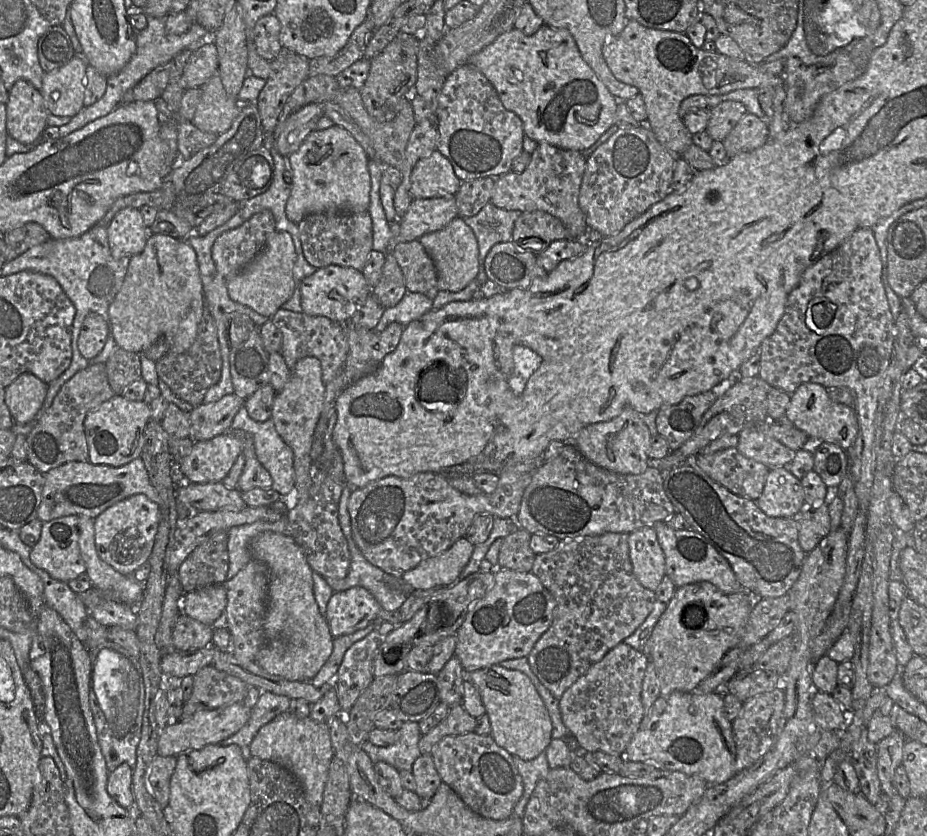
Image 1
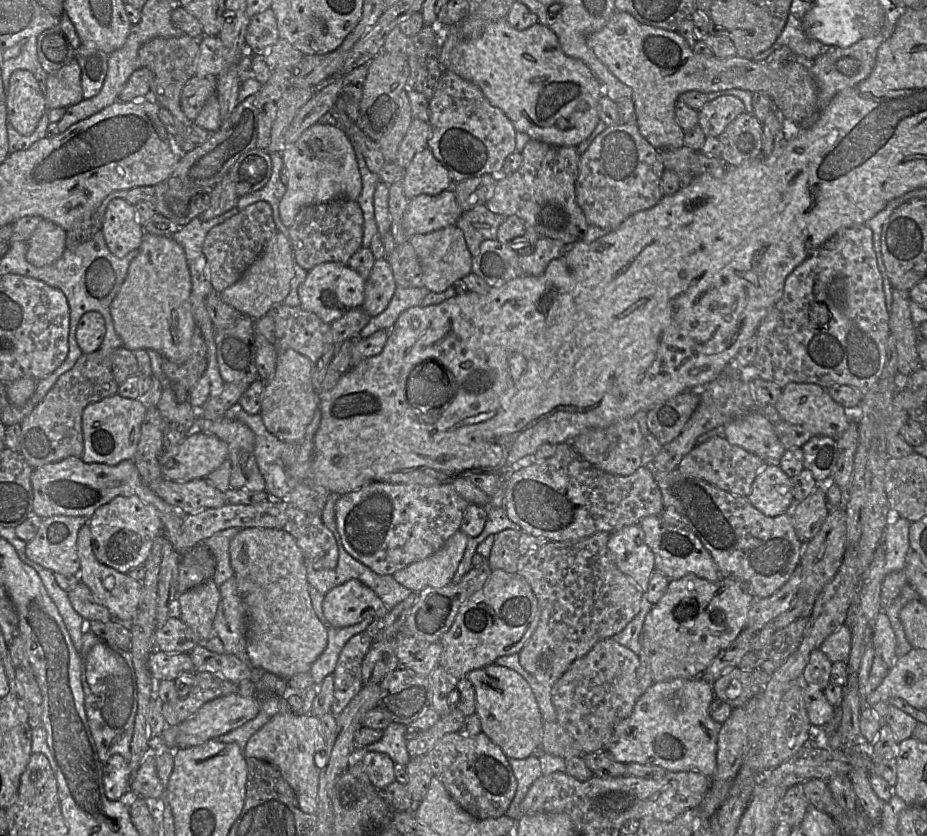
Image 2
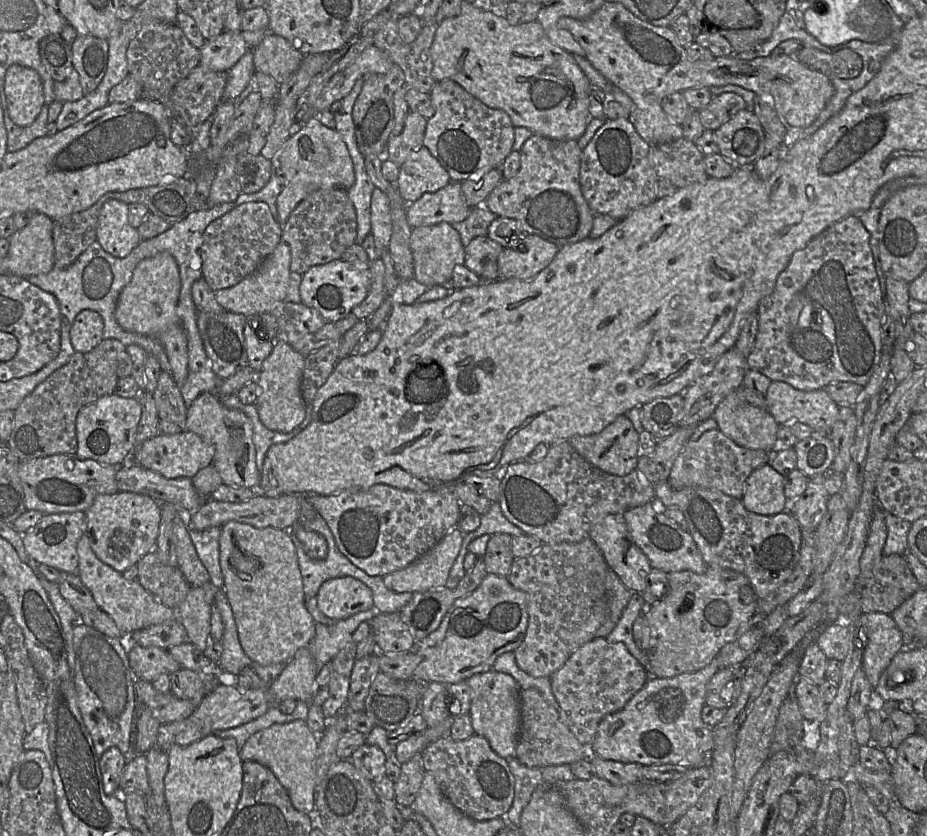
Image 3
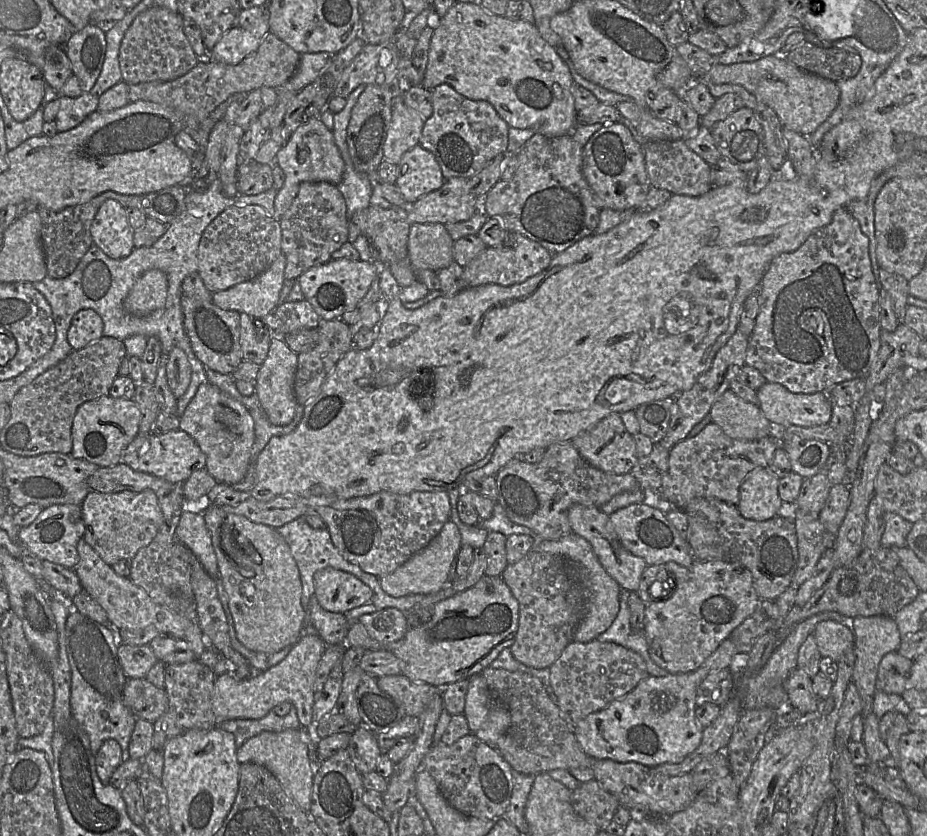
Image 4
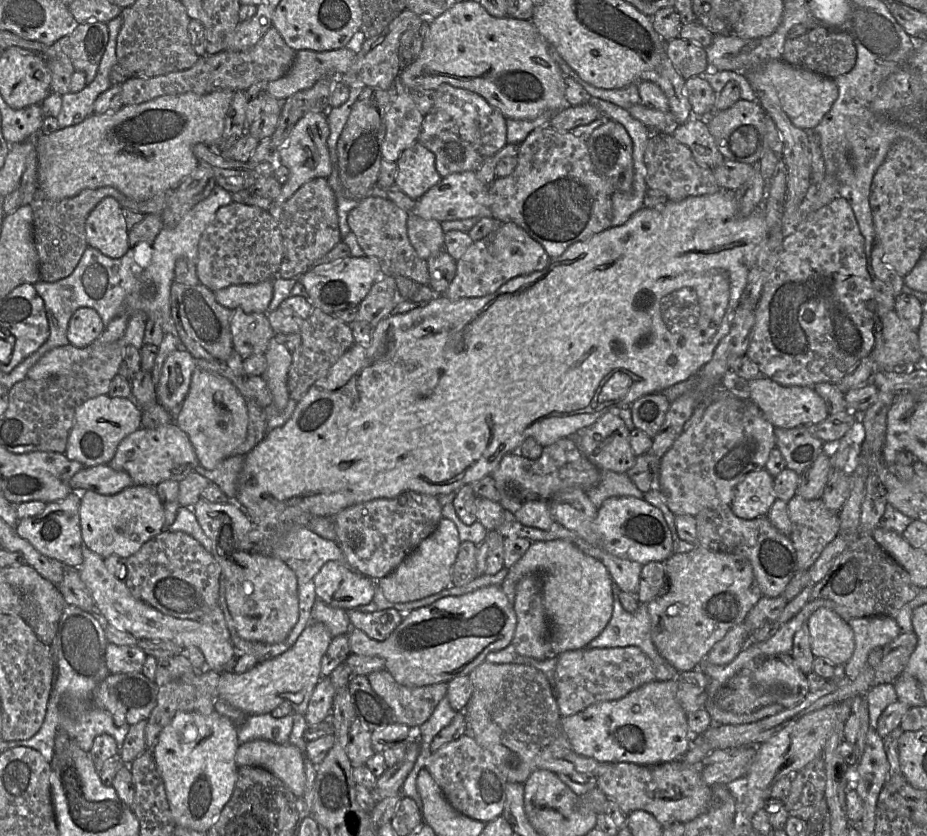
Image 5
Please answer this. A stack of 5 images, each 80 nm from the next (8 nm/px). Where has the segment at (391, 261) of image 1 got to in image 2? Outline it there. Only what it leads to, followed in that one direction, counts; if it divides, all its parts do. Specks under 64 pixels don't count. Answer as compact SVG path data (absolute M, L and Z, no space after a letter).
M386 259L376 260L365 285L361 308L371 317L379 315L389 305L397 284L391 265Z

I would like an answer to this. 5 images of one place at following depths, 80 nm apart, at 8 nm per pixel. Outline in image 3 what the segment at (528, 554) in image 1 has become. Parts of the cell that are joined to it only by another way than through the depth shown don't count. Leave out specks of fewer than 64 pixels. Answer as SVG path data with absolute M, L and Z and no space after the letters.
M506 533L491 535L487 543L484 560L488 574L507 577L514 561L512 537Z

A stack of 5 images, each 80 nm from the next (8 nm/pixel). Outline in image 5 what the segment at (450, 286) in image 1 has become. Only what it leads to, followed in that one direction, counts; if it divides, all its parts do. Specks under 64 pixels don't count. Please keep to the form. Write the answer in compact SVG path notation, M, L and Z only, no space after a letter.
M408 212L408 238L418 256L424 260L444 250L444 231L439 221L424 219Z

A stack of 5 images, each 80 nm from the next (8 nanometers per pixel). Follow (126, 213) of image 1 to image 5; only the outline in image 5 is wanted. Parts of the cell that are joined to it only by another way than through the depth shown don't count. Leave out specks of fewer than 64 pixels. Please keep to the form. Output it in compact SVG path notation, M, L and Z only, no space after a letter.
M104 198L87 217L88 246L111 258L120 258L130 249L129 229L124 221L123 208L112 198Z

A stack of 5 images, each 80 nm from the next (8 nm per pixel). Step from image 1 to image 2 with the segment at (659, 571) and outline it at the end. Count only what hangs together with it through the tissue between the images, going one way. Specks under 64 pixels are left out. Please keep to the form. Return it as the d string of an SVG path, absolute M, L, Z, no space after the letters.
M628 525L610 533L607 546L612 560L645 593L655 571L655 556L645 543L642 529L639 525Z

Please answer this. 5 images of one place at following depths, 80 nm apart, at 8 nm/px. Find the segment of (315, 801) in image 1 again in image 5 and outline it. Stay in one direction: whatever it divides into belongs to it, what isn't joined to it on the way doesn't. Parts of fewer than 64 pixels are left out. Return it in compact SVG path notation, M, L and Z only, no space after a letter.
M264 739L240 744L235 755L237 767L262 767L282 780L297 798L305 794L303 754L293 744L277 744Z

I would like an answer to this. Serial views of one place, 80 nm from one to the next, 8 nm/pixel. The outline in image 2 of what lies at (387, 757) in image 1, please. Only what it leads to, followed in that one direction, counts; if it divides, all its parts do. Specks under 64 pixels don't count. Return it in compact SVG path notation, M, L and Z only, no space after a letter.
M390 723L383 736L377 742L367 745L366 751L384 753L391 758L394 764L406 766L411 757L407 751L407 726L399 723Z

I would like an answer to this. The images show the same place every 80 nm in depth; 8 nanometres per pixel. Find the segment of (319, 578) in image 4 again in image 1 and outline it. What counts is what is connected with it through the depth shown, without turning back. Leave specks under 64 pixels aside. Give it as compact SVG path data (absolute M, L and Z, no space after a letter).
M359 586L334 592L326 612L326 622L334 638L352 634L372 621L382 621L387 615L374 596Z

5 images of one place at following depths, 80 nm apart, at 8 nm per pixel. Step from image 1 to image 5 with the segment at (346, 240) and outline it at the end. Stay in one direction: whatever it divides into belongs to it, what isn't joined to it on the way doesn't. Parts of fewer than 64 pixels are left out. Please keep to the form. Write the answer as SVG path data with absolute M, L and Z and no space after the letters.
M327 178L306 182L282 204L273 201L268 212L279 224L283 239L283 258L279 269L281 278L299 278L342 240L337 200Z

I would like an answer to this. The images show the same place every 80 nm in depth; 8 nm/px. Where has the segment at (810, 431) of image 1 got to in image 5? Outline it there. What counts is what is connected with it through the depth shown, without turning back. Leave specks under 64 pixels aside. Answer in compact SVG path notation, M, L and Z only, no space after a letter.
M759 376L749 381L749 389L749 401L762 412L775 428L807 427L822 422L829 415L824 400L812 387L782 386L767 377Z

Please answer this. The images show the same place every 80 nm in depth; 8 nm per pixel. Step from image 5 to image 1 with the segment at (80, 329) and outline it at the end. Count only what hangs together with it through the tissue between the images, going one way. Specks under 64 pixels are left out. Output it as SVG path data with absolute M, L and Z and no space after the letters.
M90 313L83 321L78 348L83 357L91 360L103 349L110 332L110 323L98 313Z

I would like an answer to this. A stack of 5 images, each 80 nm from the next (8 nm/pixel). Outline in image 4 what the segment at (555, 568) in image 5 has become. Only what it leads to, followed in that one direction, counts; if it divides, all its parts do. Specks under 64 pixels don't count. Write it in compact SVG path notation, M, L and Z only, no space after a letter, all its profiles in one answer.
M572 532L556 540L536 539L531 550L560 555L577 566L584 606L580 622L574 632L573 641L587 643L597 639L601 633L611 626L619 612L622 588L602 566L591 544L585 538Z

